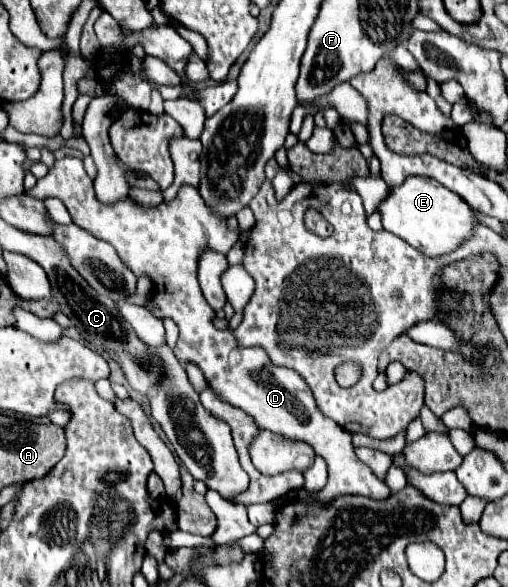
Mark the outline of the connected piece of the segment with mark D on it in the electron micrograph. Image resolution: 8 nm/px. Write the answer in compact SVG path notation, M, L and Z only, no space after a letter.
M65 157L55 161L49 173L39 179L37 185L27 193L35 199L61 199L75 225L89 231L97 239L109 241L135 277L151 279L151 315L161 321L169 317L179 327L175 357L183 363L195 363L223 401L245 411L261 429L273 431L287 439L309 443L315 453L327 461L329 481L319 493L289 493L289 497L299 497L305 501L331 501L337 495L351 493L381 501L393 495L393 491L381 479L377 479L365 463L357 459L353 453L351 433L339 427L333 419L319 415L311 389L307 383L303 383L299 373L273 365L261 347L237 345L233 333L219 331L213 325L215 311L205 301L197 279L199 257L205 251L227 255L239 241L239 229L231 231L227 227L227 219L215 215L215 211L205 205L195 187L181 187L173 201L149 207L149 213L141 213L141 205L137 205L131 197L119 199L115 203L101 203L95 197L93 181L85 173L83 161L77 157Z

